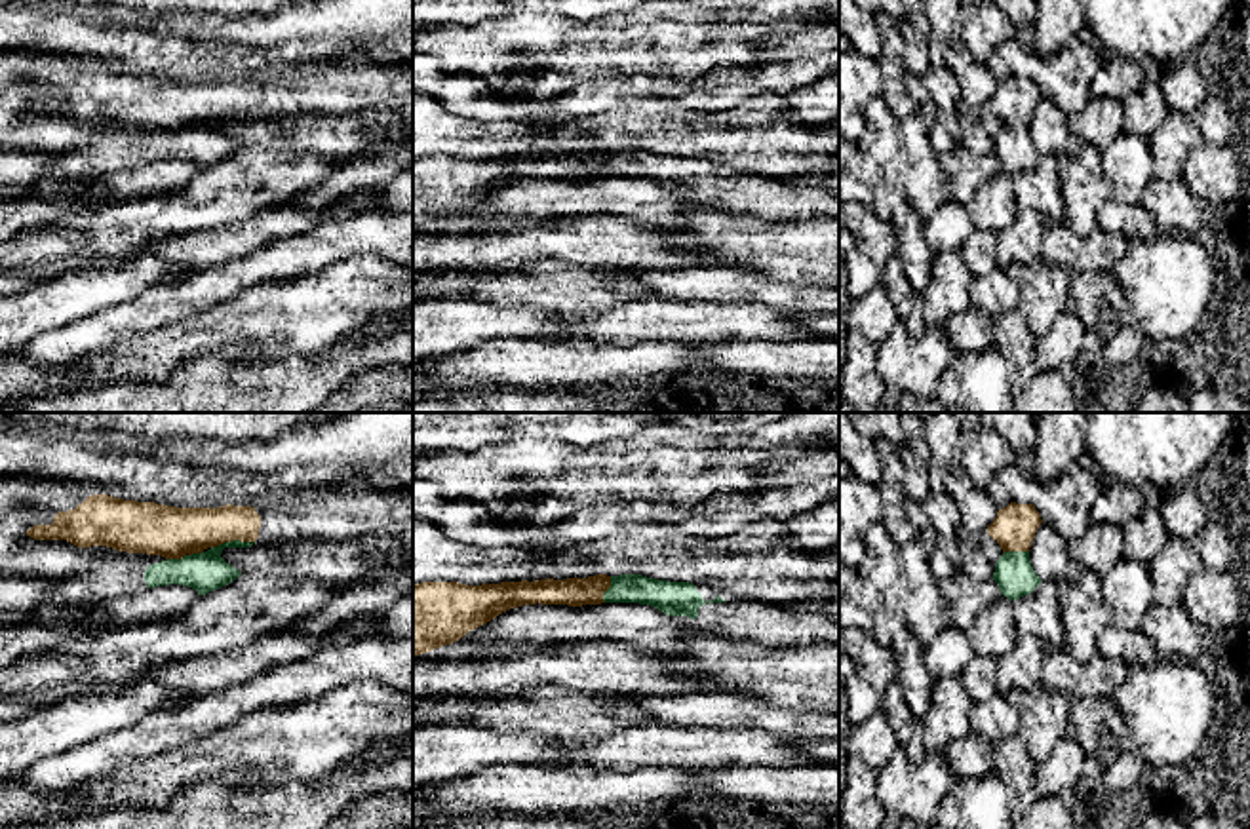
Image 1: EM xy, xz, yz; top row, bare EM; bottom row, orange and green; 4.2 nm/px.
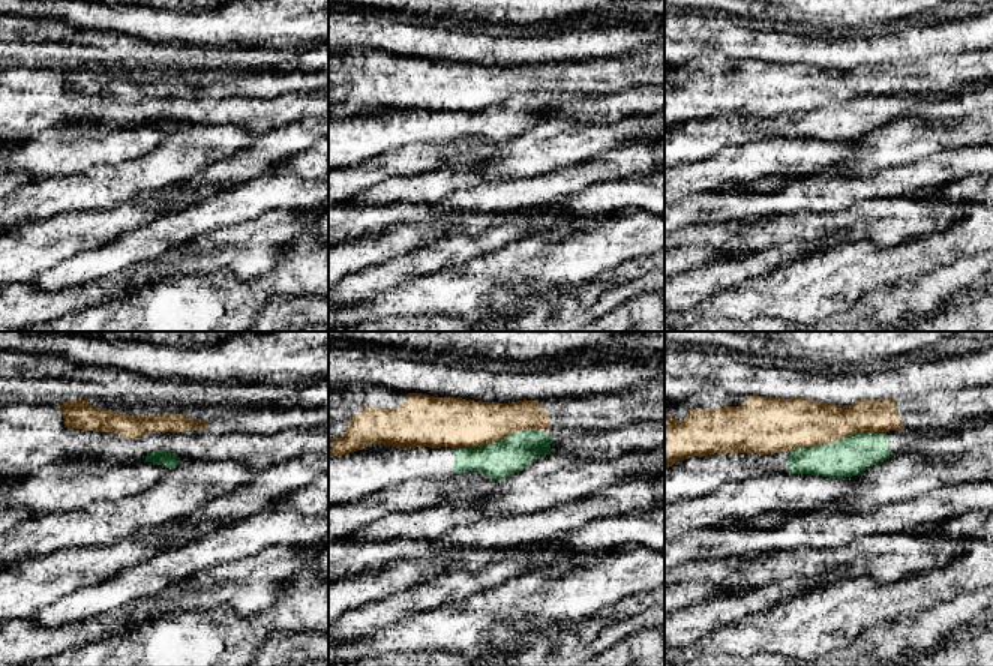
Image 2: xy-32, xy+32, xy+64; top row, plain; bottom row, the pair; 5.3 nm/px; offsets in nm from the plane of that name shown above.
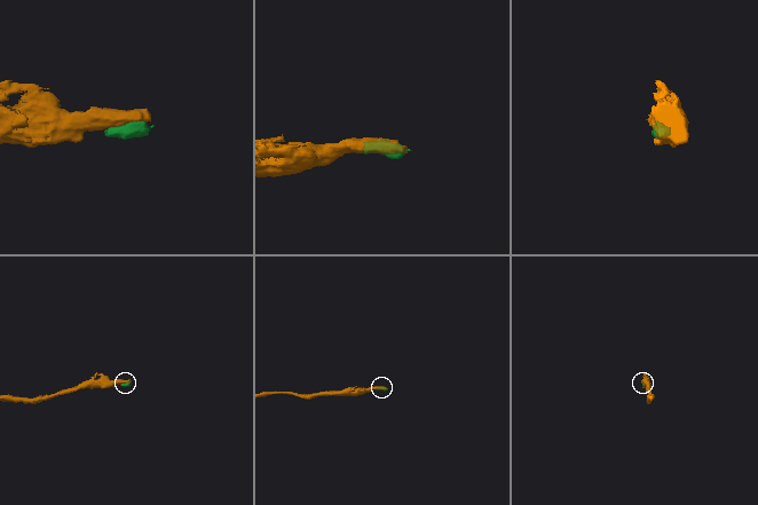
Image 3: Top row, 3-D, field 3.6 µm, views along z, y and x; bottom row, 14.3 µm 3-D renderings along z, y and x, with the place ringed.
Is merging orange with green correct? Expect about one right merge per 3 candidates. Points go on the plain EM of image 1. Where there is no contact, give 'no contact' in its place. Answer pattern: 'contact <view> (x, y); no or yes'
contact xy (233, 113); no

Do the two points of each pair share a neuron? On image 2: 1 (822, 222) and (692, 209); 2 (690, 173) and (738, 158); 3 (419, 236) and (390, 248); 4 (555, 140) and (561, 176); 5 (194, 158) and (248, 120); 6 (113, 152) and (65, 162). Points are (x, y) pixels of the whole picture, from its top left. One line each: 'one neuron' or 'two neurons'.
1: two neurons
2: one neuron
3: one neuron
4: two neurons
5: two neurons
6: one neuron

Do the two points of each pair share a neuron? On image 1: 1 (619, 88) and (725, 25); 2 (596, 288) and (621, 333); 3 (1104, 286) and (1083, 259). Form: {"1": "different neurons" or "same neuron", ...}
{"1": "different neurons", "2": "different neurons", "3": "different neurons"}

